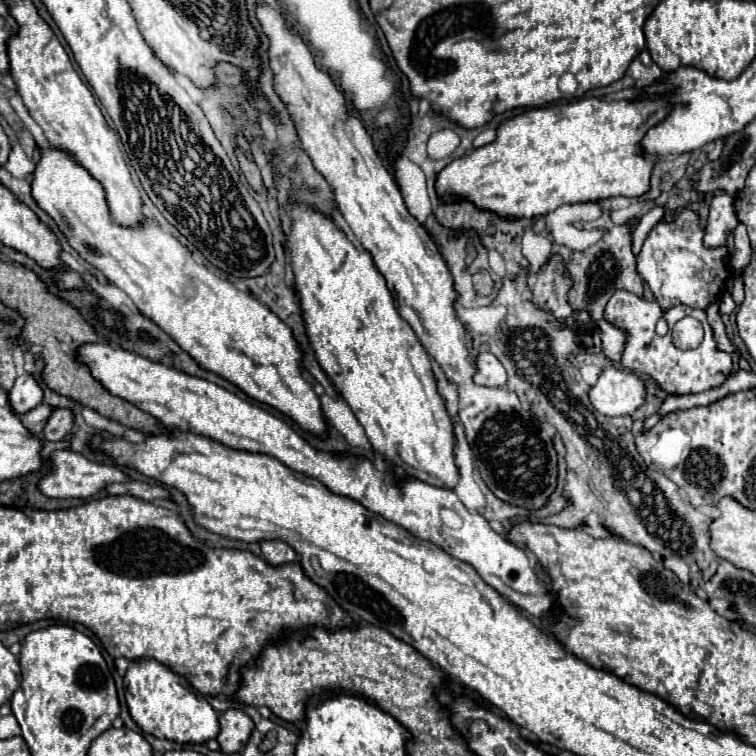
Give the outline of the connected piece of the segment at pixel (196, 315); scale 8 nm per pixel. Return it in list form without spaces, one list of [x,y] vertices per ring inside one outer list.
[[[49,146],[49,148],[39,148],[39,158],[37,158],[37,162],[35,162],[35,172],[33,172],[33,180],[31,180],[31,196],[33,196],[33,200],[39,204],[39,208],[41,208],[43,212],[47,212],[47,214],[55,220],[57,228],[59,228],[61,234],[67,238],[69,246],[71,246],[85,262],[89,262],[91,266],[95,266],[97,270],[101,270],[101,272],[105,274],[105,278],[107,278],[111,284],[115,284],[117,288],[121,288],[121,290],[133,300],[133,304],[139,308],[141,314],[145,314],[147,318],[151,318],[151,320],[153,320],[163,332],[167,332],[167,334],[169,334],[185,352],[189,352],[205,370],[211,370],[211,372],[215,372],[215,374],[227,378],[227,380],[233,382],[237,388],[241,388],[247,396],[255,398],[255,400],[259,400],[259,402],[263,402],[263,404],[269,404],[269,406],[277,408],[279,412],[287,414],[287,416],[293,418],[303,430],[313,432],[313,434],[317,434],[317,436],[325,436],[327,424],[325,424],[325,418],[323,418],[321,402],[319,402],[319,396],[315,394],[313,386],[301,376],[301,350],[299,350],[299,346],[297,346],[297,342],[295,342],[291,330],[289,330],[289,328],[287,328],[287,326],[285,326],[285,324],[283,324],[267,306],[265,306],[265,304],[261,304],[251,292],[241,292],[241,290],[237,290],[231,282],[217,278],[207,266],[197,264],[195,260],[191,260],[189,250],[187,250],[175,236],[171,236],[169,232],[163,232],[153,220],[145,218],[143,222],[139,222],[137,226],[131,226],[131,228],[113,222],[111,212],[109,212],[109,206],[107,206],[107,200],[105,200],[105,190],[103,190],[101,182],[97,182],[97,180],[95,180],[95,178],[93,178],[77,160],[75,160],[75,158],[73,158],[73,154],[69,154],[67,150],[53,148],[53,146]]]

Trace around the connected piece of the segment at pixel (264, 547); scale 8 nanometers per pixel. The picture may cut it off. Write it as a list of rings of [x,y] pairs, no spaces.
[[[265,540],[261,542],[261,552],[263,552],[263,558],[269,562],[269,564],[289,564],[289,562],[295,562],[297,560],[297,552],[283,540]]]

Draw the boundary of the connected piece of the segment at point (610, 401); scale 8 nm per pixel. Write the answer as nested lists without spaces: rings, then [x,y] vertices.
[[[609,366],[589,388],[589,400],[603,416],[627,416],[643,404],[645,384],[637,374]]]

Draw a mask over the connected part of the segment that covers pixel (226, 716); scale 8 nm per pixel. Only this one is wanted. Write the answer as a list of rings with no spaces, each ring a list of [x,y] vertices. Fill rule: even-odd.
[[[227,710],[219,714],[221,732],[217,736],[217,742],[225,754],[241,752],[253,732],[253,720],[241,712],[241,710]]]

